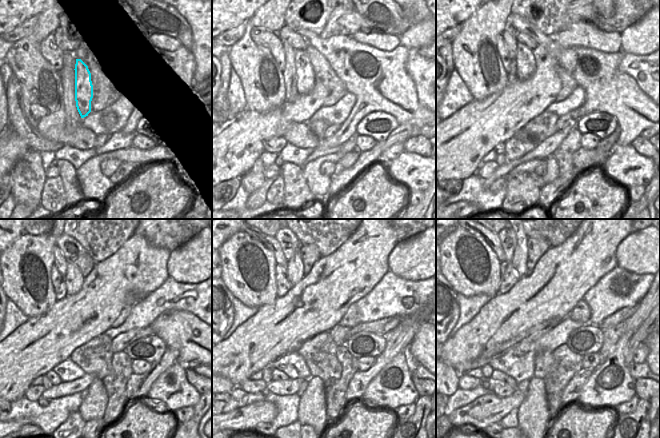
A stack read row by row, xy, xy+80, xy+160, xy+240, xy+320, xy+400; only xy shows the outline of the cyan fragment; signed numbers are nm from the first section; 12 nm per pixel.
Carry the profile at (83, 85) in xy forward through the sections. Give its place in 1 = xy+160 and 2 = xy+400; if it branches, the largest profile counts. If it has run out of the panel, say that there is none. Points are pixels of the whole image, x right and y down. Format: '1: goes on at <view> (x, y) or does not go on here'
1: goes on at xy+160 (525, 60)
2: goes on at xy+400 (520, 255)

